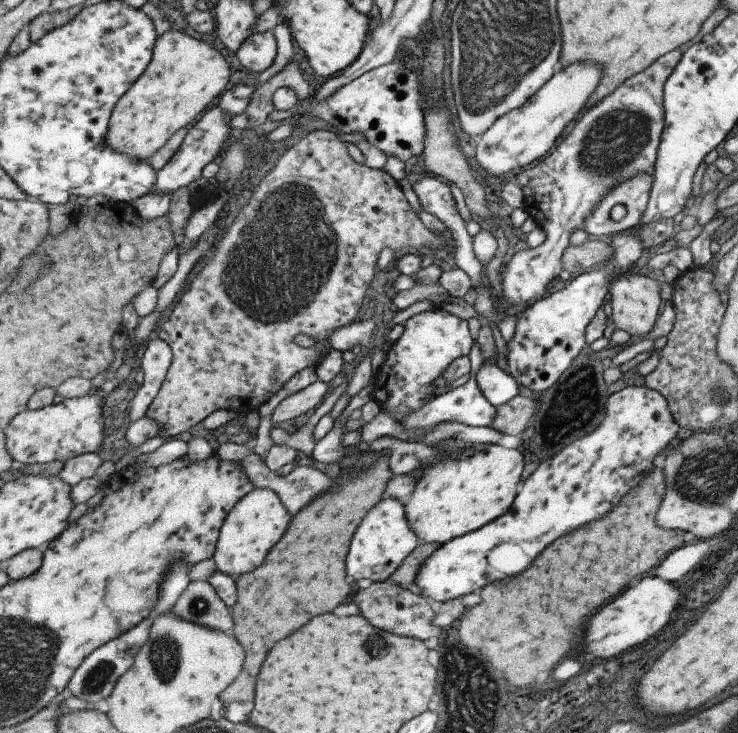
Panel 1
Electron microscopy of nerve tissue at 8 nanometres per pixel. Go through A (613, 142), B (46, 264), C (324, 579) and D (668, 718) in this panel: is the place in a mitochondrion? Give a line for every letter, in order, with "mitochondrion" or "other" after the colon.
A: mitochondrion
B: mitochondrion
C: other
D: other

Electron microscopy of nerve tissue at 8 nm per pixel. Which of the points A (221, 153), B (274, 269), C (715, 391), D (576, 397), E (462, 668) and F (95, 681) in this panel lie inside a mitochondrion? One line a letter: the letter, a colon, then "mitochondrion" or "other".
A: other
B: mitochondrion
C: mitochondrion
D: mitochondrion
E: mitochondrion
F: mitochondrion

